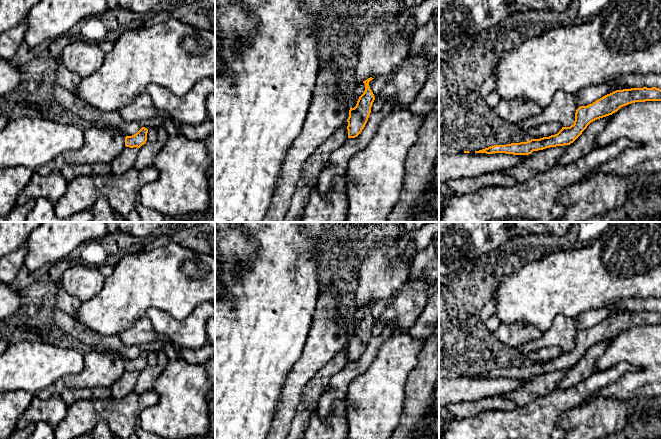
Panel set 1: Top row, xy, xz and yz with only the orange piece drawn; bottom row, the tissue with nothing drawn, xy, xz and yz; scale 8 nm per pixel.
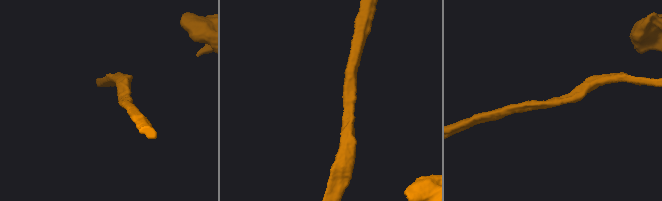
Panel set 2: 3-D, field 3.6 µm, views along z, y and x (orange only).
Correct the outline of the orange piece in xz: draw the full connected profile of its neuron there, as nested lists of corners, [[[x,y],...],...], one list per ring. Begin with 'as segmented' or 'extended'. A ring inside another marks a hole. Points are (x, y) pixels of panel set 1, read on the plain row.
as segmented | [[[370,301],[363,305],[365,308],[365,315],[359,321],[356,330],[349,334],[349,341],[347,343],[348,362],[357,361],[362,356],[368,345],[371,337],[371,331],[375,324],[374,318],[369,311],[369,306],[372,303],[374,302]]]

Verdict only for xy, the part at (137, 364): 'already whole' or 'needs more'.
already whole

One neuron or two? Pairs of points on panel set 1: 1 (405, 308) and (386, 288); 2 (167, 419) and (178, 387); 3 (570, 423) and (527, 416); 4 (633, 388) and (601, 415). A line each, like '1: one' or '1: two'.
1: two
2: one
3: two
4: two

